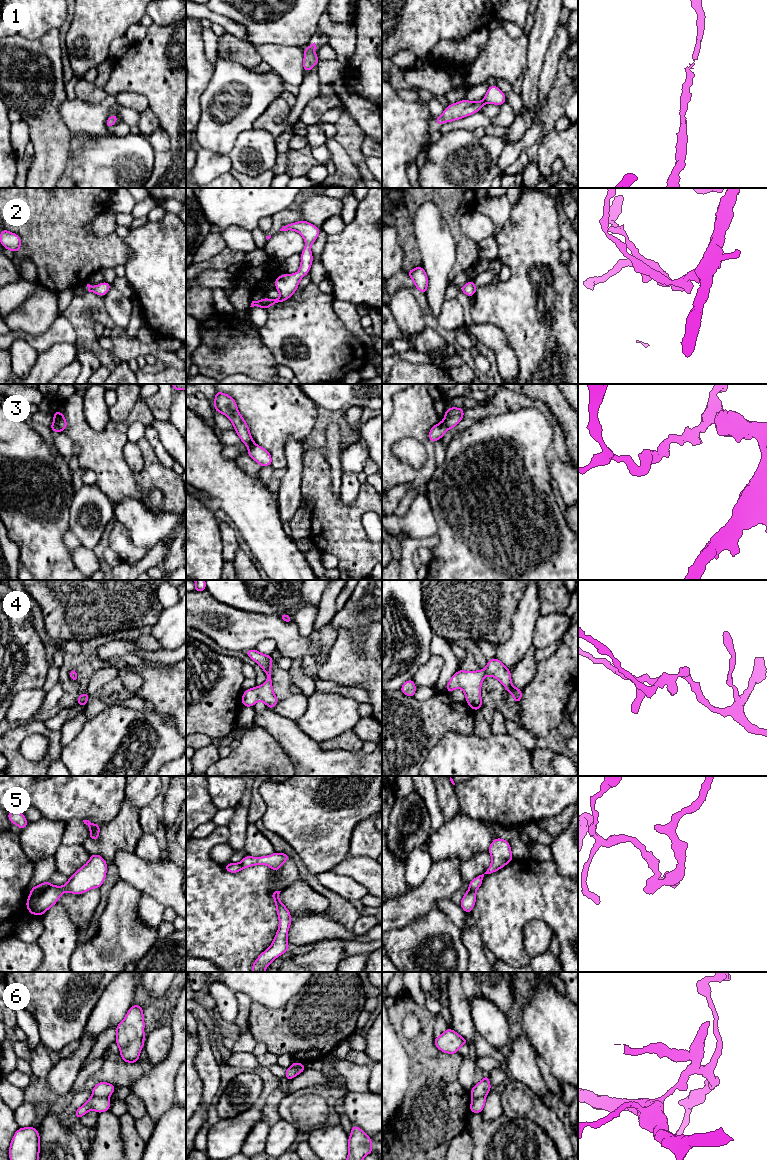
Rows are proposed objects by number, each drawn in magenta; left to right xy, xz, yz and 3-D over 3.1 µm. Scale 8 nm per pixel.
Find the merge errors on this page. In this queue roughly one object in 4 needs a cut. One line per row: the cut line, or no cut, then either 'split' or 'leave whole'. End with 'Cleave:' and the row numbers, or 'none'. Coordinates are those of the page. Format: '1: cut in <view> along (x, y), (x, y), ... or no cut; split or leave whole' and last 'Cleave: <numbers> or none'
1: no cut; leave whole
2: no cut; leave whole
3: cut in xy along (53, 421), (61, 430); split
4: no cut; leave whole
5: cut in xy along (50, 884), (41, 894), (30, 895); split
6: cut in xy along (93, 1094), (108, 1098); split
Cleave: 3, 5, 6

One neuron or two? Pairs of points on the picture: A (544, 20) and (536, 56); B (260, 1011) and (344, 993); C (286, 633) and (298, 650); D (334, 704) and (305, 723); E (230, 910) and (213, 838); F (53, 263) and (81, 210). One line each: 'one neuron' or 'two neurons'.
A: one neuron
B: one neuron
C: one neuron
D: one neuron
E: one neuron
F: one neuron

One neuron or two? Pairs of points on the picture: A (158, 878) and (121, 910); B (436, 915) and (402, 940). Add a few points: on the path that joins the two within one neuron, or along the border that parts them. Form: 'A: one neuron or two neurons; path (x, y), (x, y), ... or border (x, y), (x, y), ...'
A: two neurons; border (122, 879), (143, 894)
B: one neuron; path (428, 923), (410, 940)

